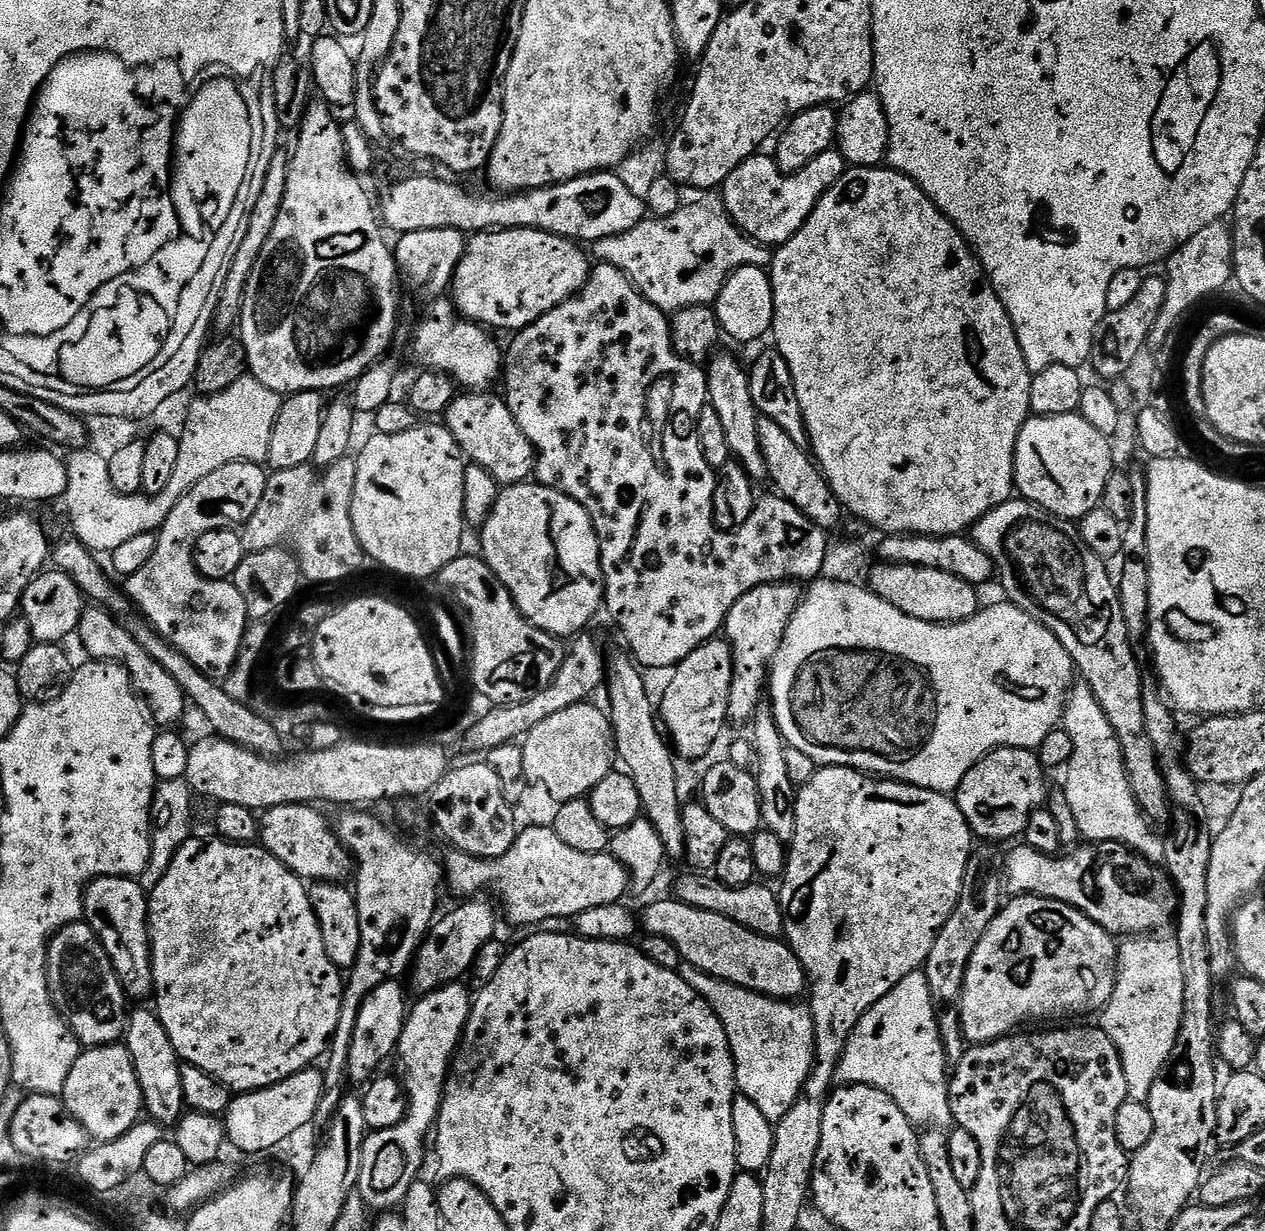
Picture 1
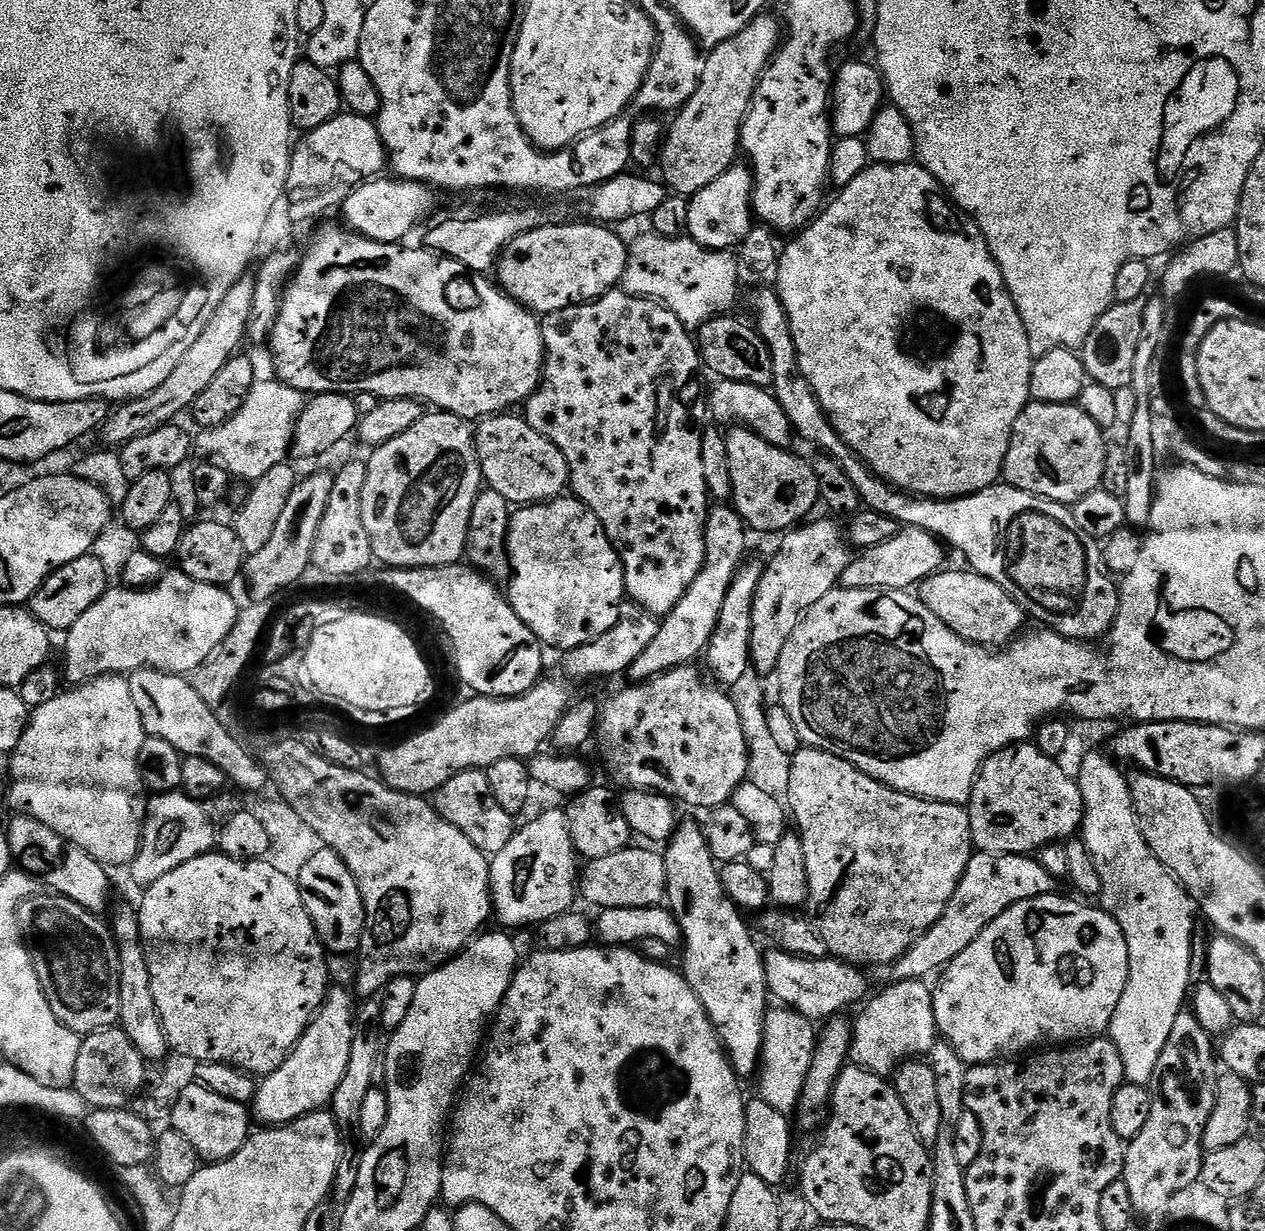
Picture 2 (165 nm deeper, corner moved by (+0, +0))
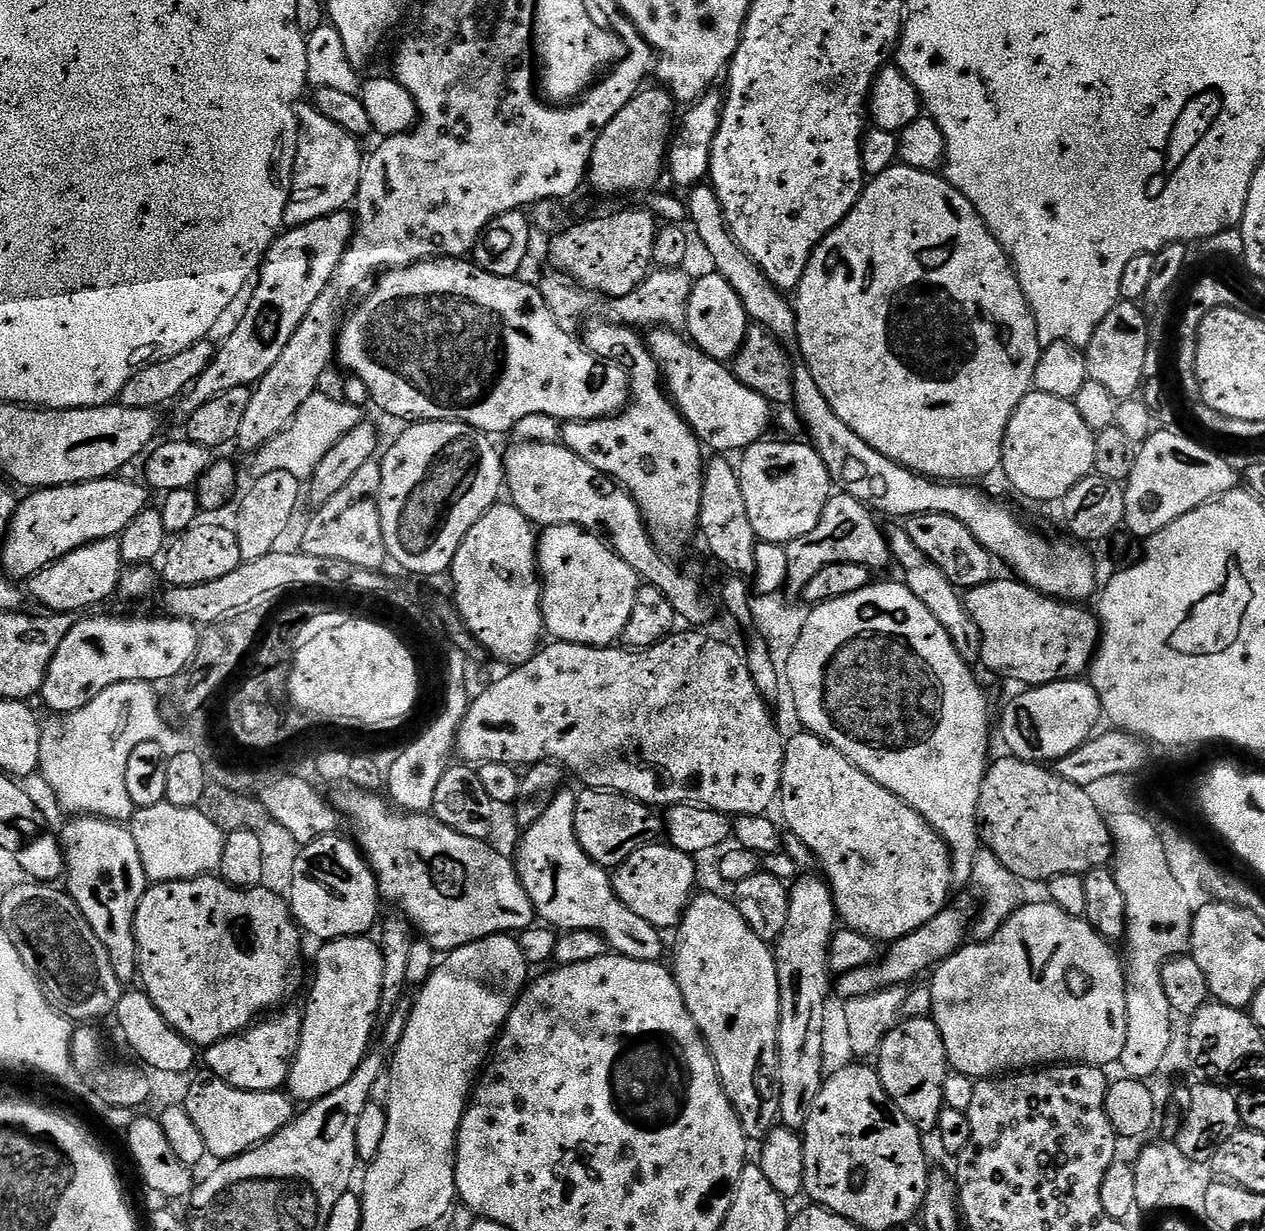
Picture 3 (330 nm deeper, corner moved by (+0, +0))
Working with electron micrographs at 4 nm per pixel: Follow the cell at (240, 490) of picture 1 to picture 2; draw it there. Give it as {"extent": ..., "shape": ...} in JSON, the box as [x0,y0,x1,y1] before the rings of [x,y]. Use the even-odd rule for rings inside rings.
{"extent":[62,570,241,686],"shape":[[[179,570],[165,571],[160,580],[146,588],[112,586],[74,622],[64,640],[64,666],[62,676],[69,685],[75,686],[96,680],[100,676],[131,674],[139,668],[157,668],[163,672],[192,674],[226,642],[226,634],[234,630],[240,617],[241,605],[231,596],[227,587],[206,582],[194,582]]]}

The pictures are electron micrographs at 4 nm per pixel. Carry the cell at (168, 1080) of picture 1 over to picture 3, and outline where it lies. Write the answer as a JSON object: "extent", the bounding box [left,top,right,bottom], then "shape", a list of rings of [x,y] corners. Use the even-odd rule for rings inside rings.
{"extent":[59,815,150,982],"shape":[[[77,815],[69,819],[59,829],[60,848],[64,852],[66,869],[66,891],[72,901],[82,910],[86,922],[90,922],[90,930],[98,934],[98,942],[106,946],[106,954],[110,954],[110,966],[114,966],[114,974],[118,974],[121,982],[135,981],[138,976],[138,942],[136,941],[136,915],[138,902],[146,894],[150,881],[142,866],[142,854],[138,854],[138,842],[134,842],[131,831],[123,823],[106,820],[103,816]]]}

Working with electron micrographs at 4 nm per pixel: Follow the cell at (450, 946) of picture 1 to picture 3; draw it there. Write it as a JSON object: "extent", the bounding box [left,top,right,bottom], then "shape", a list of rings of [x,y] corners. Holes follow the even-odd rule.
{"extent":[514,790,664,962],"shape":[[[561,790],[556,793],[546,812],[533,825],[525,827],[520,840],[520,849],[514,855],[516,872],[520,876],[526,894],[530,894],[530,902],[534,906],[537,917],[545,925],[556,930],[594,930],[603,932],[608,940],[609,949],[617,956],[634,958],[638,962],[657,962],[664,952],[664,940],[661,929],[650,926],[650,922],[638,918],[634,910],[630,910],[616,897],[612,888],[612,877],[599,864],[593,862],[582,850],[574,830],[574,810],[576,809],[577,793]]]}

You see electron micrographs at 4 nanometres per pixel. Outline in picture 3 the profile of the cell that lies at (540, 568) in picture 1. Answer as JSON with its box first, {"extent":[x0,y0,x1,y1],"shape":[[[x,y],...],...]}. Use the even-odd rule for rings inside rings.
{"extent":[536,524,642,648],"shape":[[[576,524],[543,529],[538,536],[536,563],[542,581],[544,631],[553,641],[607,648],[623,637],[642,581],[601,537]]]}

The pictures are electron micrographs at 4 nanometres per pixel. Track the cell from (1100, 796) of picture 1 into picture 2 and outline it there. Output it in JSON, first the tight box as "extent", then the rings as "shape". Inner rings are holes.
{"extent":[1078,750,1198,1086],"shape":[[[1100,750],[1088,753],[1078,777],[1084,803],[1082,839],[1086,850],[1090,850],[1090,858],[1094,858],[1094,866],[1098,869],[1099,907],[1110,913],[1118,926],[1122,926],[1128,951],[1126,990],[1122,990],[1122,999],[1118,1001],[1118,1010],[1114,1010],[1114,1018],[1110,1022],[1107,1035],[1114,1042],[1114,1046],[1118,1046],[1118,1054],[1122,1054],[1125,1081],[1148,1086],[1154,1078],[1154,1066],[1158,1066],[1158,1058],[1162,1058],[1162,1050],[1166,1050],[1170,1030],[1174,1027],[1174,1018],[1178,1018],[1178,1014],[1185,1011],[1186,1001],[1190,996],[1190,985],[1194,980],[1192,937],[1197,931],[1198,912],[1187,890],[1166,866],[1162,866],[1162,862],[1158,862],[1158,858],[1150,850],[1140,829],[1140,819],[1136,817],[1129,777],[1120,773],[1121,765],[1111,755],[1103,756],[1098,751]]]}

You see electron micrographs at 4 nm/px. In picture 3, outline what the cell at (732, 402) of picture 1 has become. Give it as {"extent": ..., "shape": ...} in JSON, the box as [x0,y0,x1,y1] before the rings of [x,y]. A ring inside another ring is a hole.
{"extent":[738,438,834,546],"shape":[[[765,438],[759,444],[745,448],[738,460],[738,471],[742,494],[746,497],[746,511],[750,513],[750,523],[754,525],[757,541],[787,546],[794,538],[802,538],[802,534],[810,534],[810,530],[818,526],[818,518],[822,518],[826,502],[834,495],[834,485],[826,462],[822,462],[811,443],[783,444],[772,439]]]}

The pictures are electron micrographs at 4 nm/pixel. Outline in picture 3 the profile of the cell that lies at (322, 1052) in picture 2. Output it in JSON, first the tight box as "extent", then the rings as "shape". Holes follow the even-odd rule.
{"extent":[286,935,382,1102],"shape":[[[367,935],[362,936],[343,936],[337,940],[330,940],[319,945],[320,953],[316,956],[316,977],[312,980],[312,1001],[308,1005],[303,1005],[302,1015],[302,1034],[300,1035],[300,1045],[296,1051],[296,1057],[292,1059],[292,1069],[288,1075],[286,1085],[287,1091],[290,1093],[293,1101],[311,1102],[313,1100],[321,1100],[326,1098],[326,1094],[334,1094],[334,1090],[338,1090],[338,1086],[346,1086],[346,1082],[350,1082],[350,1078],[358,1070],[358,1066],[364,1061],[364,1057],[370,1051],[368,1043],[372,1040],[372,1031],[378,1028],[378,1013],[380,1011],[380,995],[382,994],[382,954],[380,953],[379,943],[375,939],[369,938]]]}

